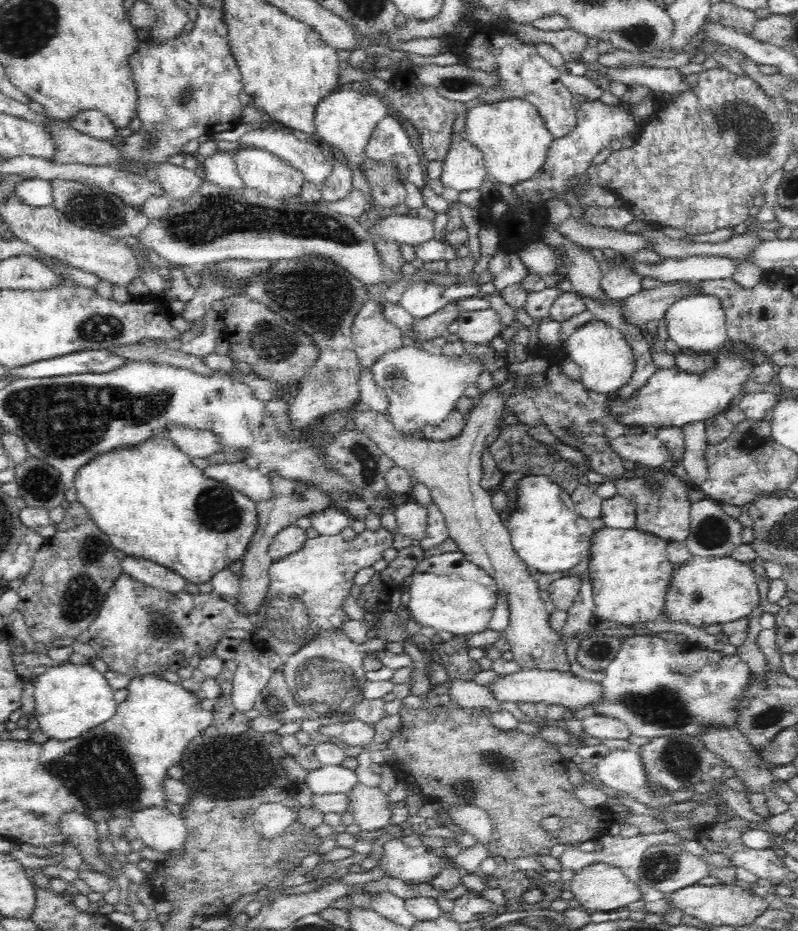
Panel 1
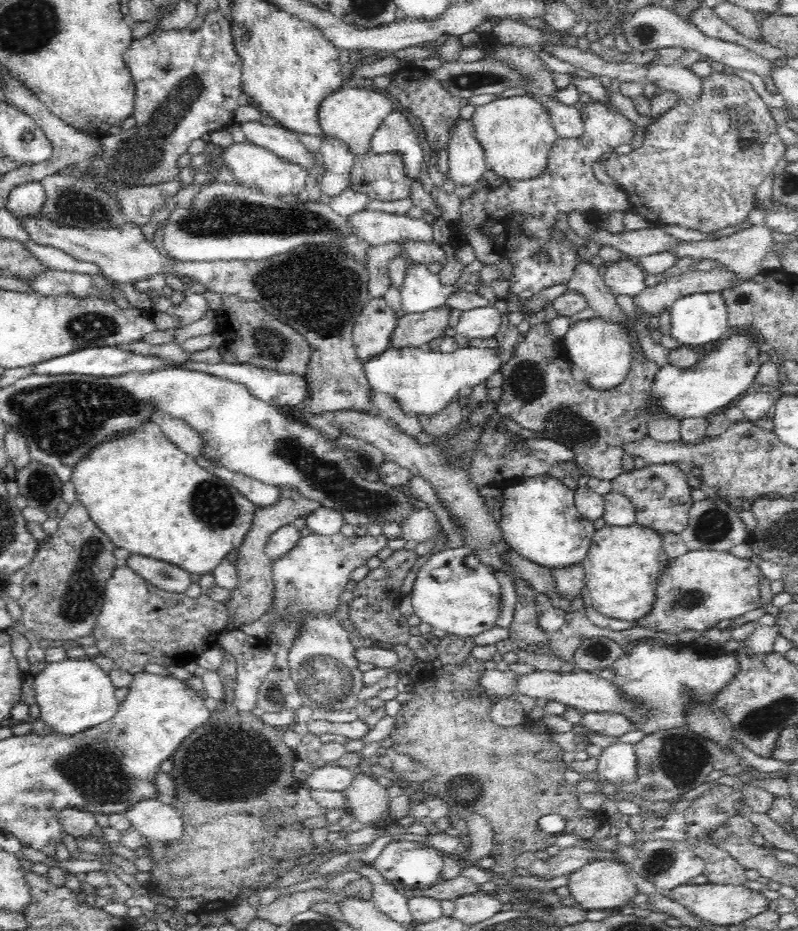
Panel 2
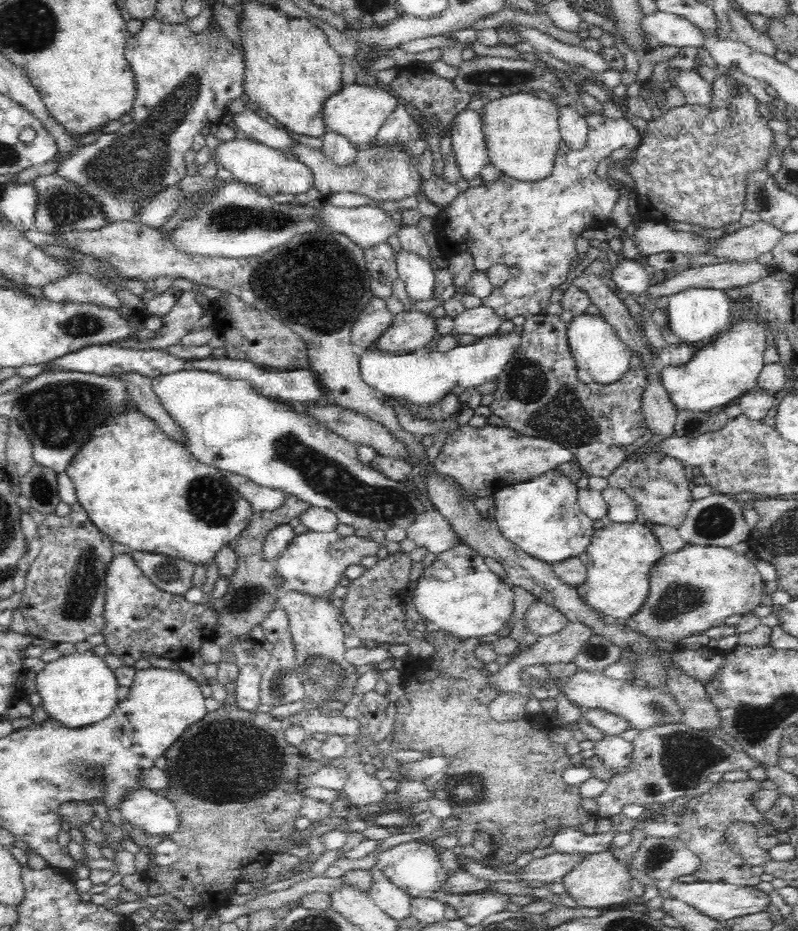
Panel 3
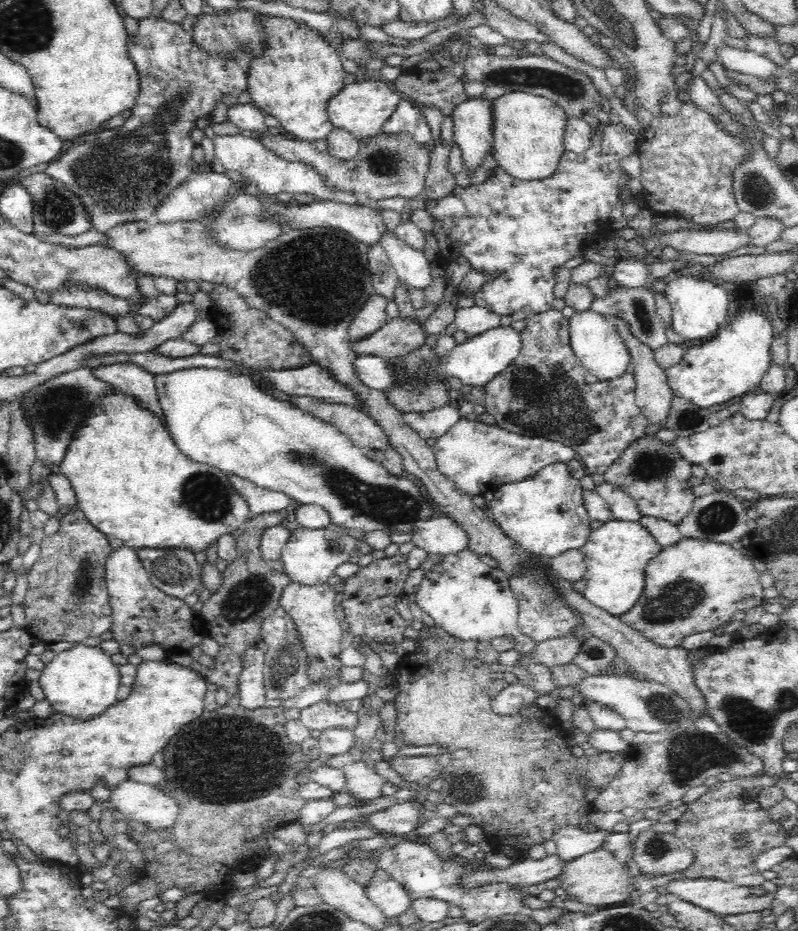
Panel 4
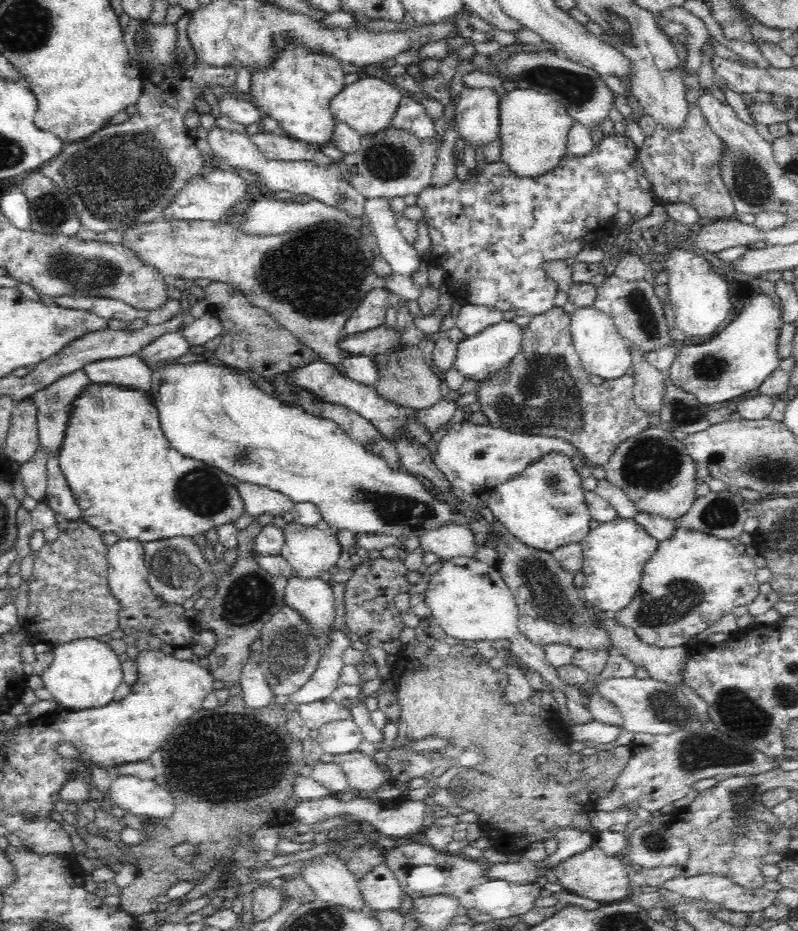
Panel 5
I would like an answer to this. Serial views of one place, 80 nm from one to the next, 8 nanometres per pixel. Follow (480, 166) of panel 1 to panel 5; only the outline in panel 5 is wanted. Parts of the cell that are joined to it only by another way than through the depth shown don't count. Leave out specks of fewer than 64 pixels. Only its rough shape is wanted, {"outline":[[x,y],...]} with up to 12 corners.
{"outline":[[469,88],[456,104],[461,143],[480,150],[499,138],[499,96]]}

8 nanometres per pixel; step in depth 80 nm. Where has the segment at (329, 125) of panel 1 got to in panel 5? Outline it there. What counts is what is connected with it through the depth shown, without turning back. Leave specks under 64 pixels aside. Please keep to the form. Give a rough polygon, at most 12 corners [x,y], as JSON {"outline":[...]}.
{"outline":[[359,77],[330,101],[336,123],[362,138],[389,128],[394,83]]}

